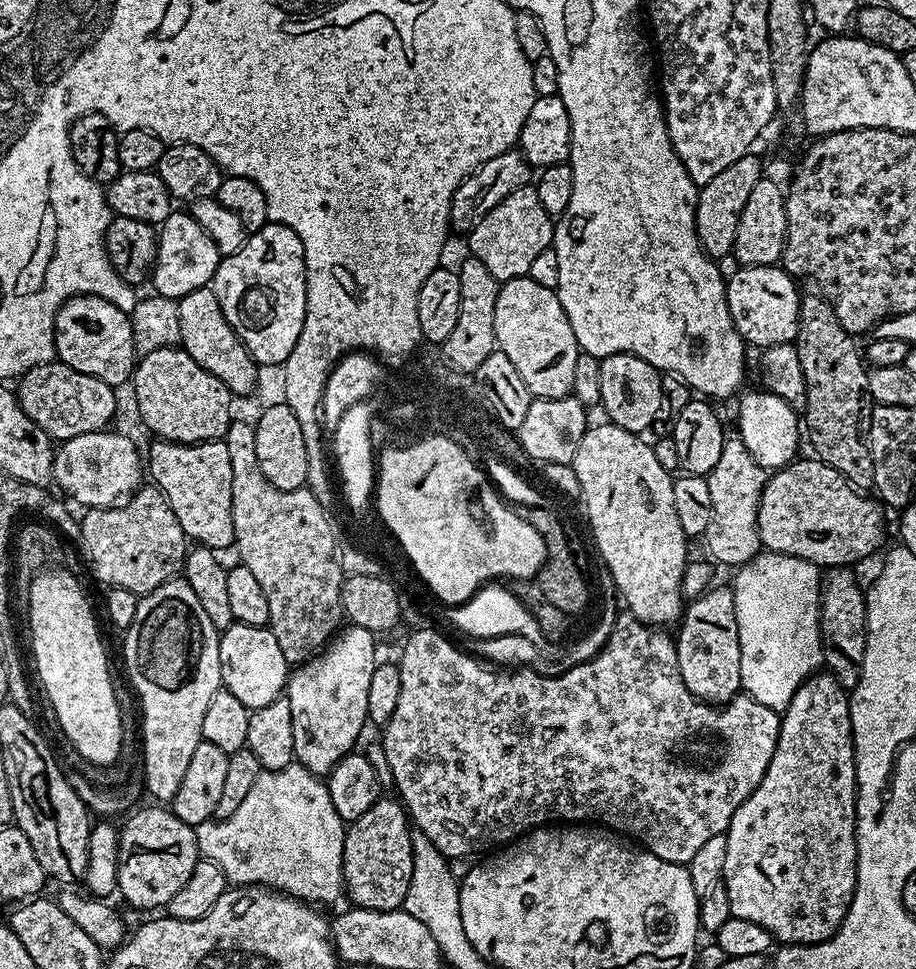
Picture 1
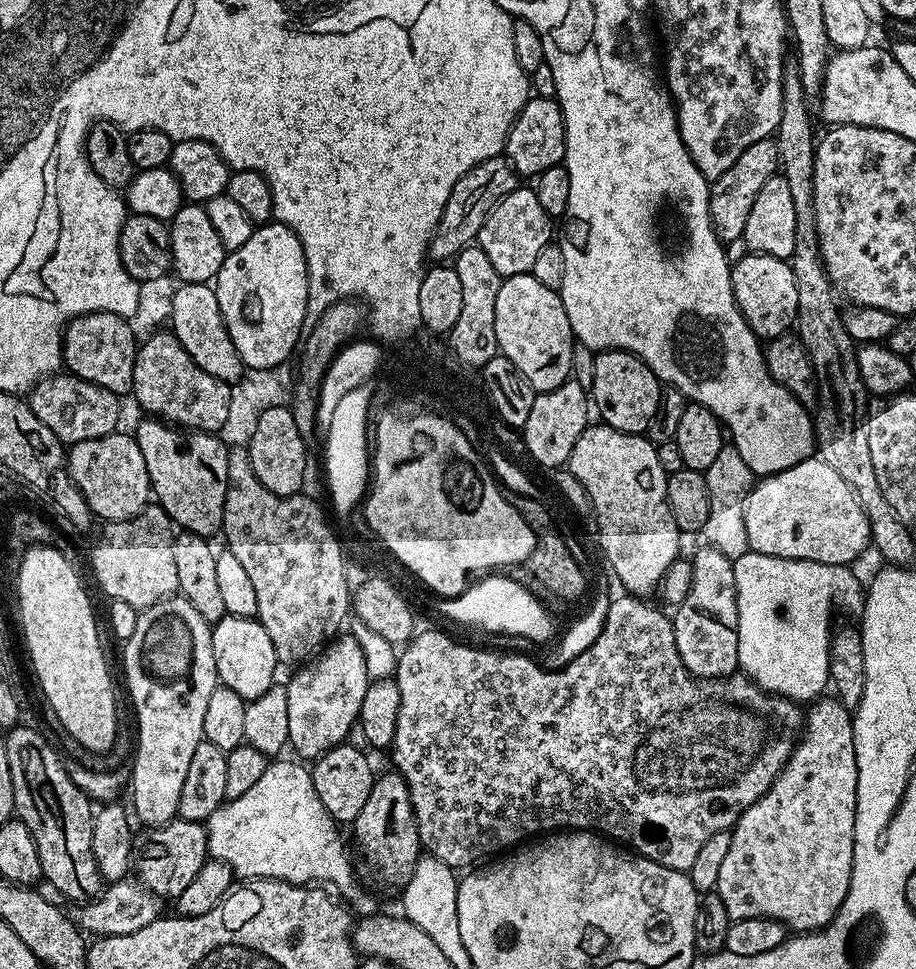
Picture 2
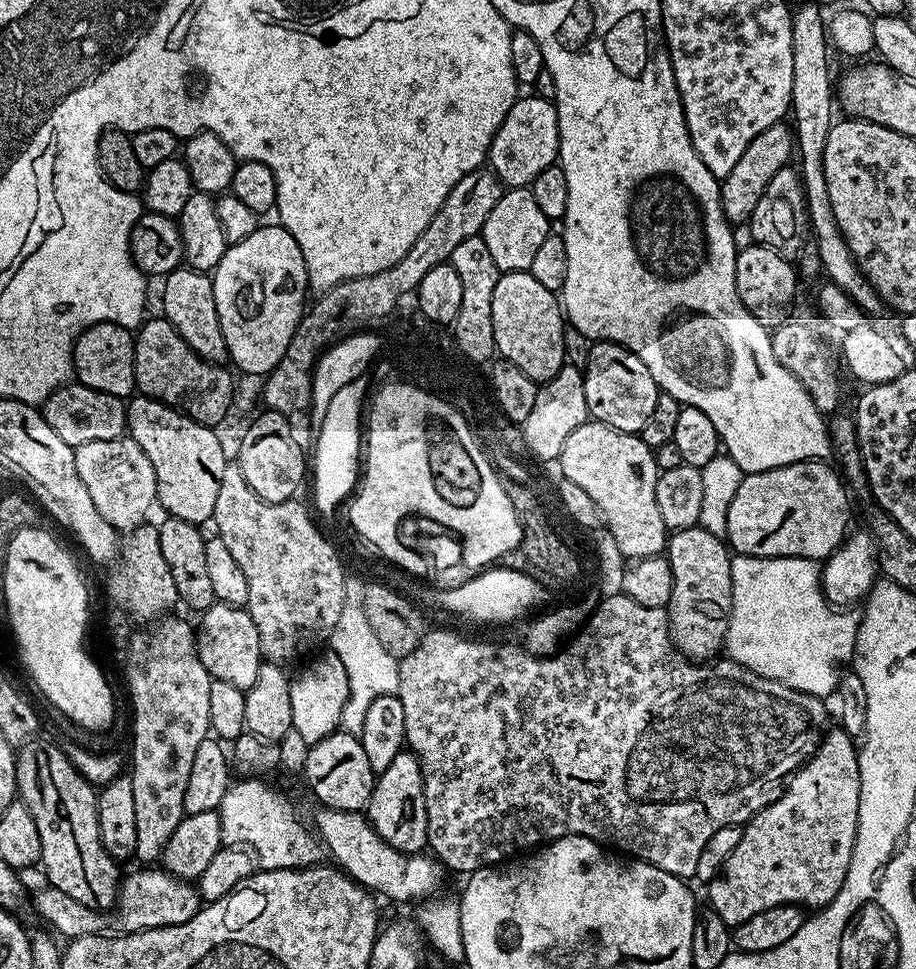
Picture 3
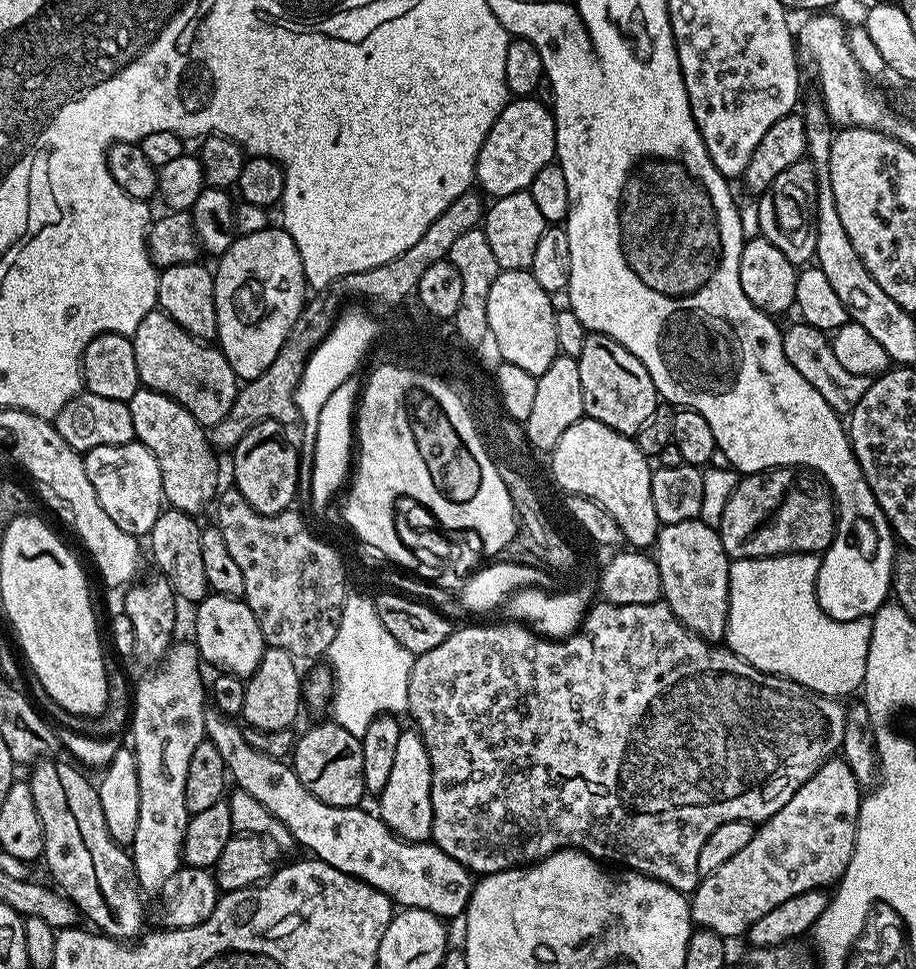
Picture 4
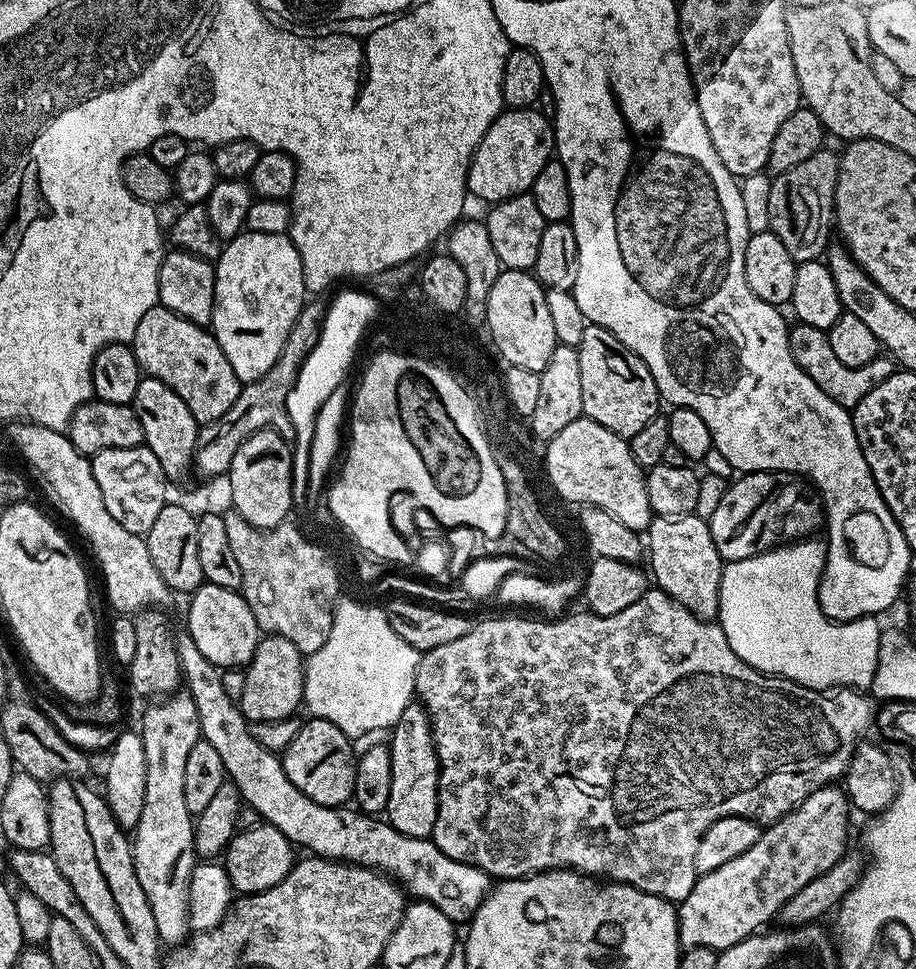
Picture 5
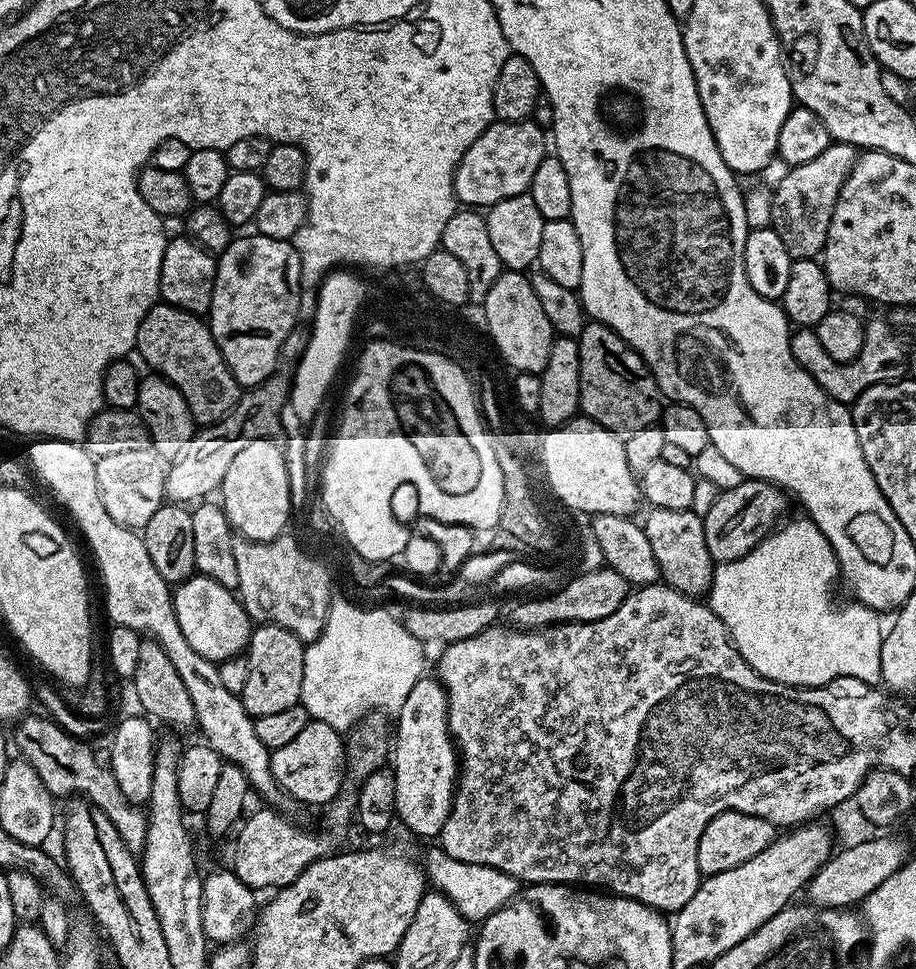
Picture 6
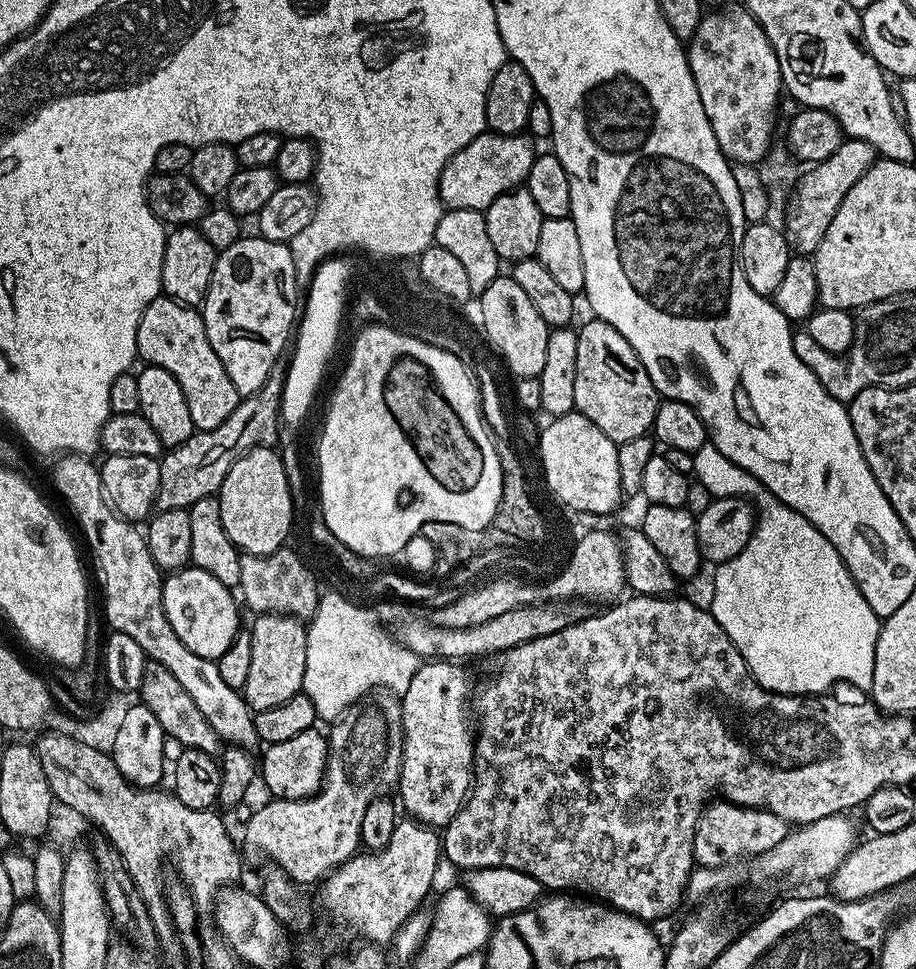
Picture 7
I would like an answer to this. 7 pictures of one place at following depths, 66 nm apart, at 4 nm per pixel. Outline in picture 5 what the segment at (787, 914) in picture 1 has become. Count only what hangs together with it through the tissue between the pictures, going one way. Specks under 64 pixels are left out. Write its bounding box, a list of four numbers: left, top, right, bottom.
[676,787,850,950]

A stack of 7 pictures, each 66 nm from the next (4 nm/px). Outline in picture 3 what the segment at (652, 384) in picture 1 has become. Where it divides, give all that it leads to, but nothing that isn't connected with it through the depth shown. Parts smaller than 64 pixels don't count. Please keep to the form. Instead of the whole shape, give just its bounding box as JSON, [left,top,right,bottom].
[582,342,661,434]

